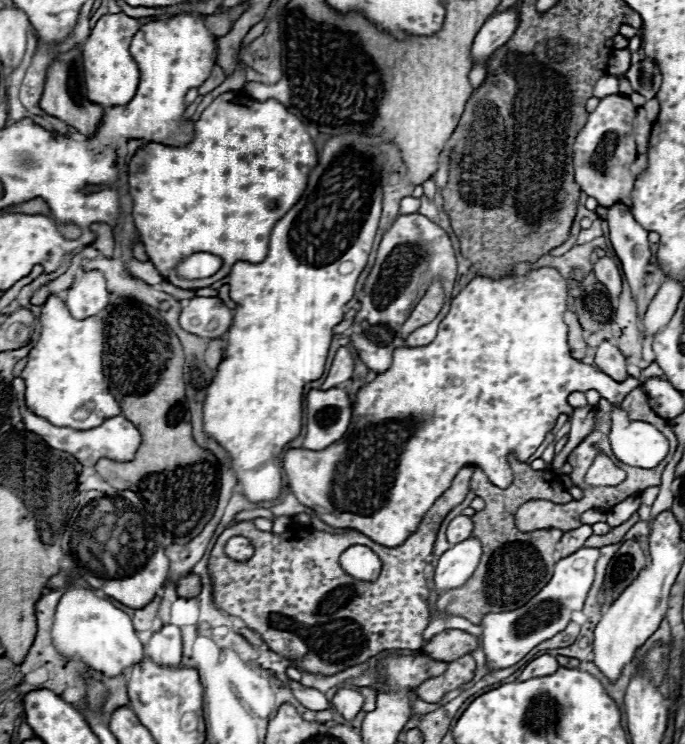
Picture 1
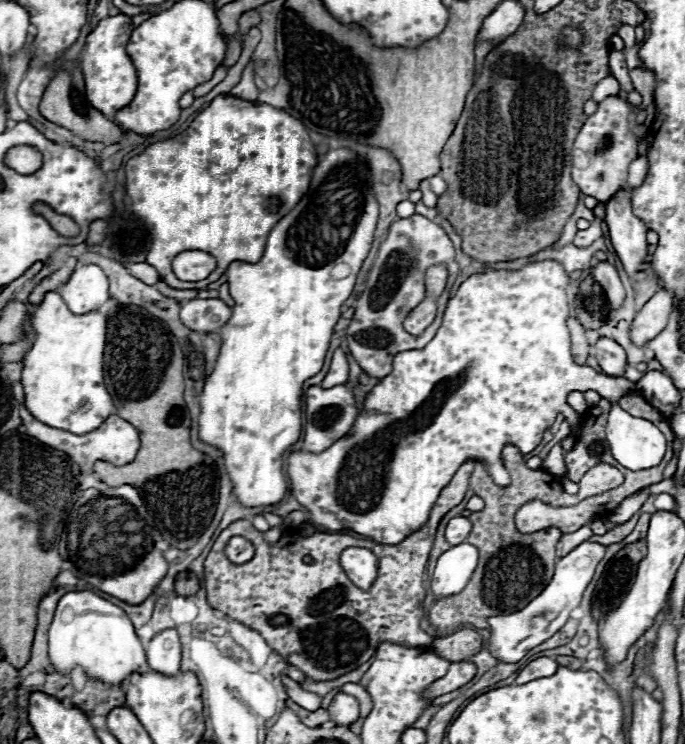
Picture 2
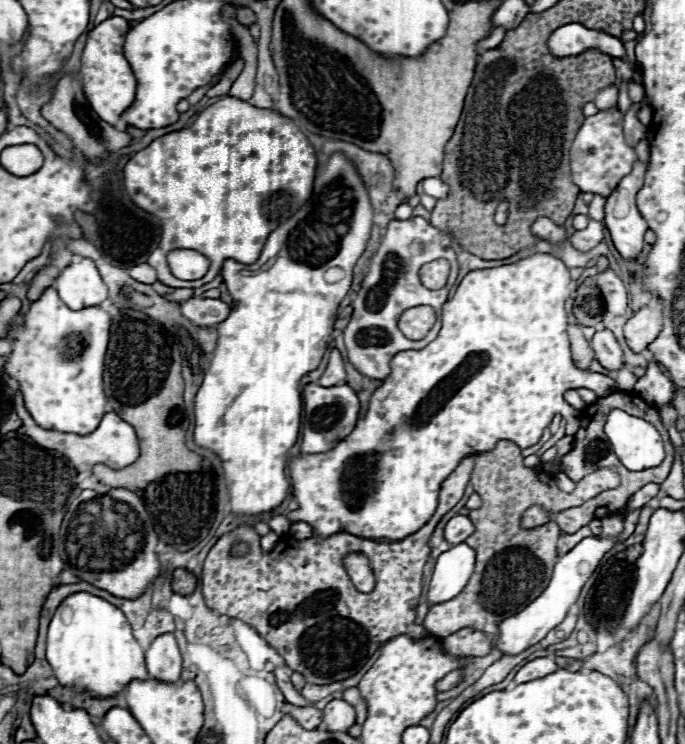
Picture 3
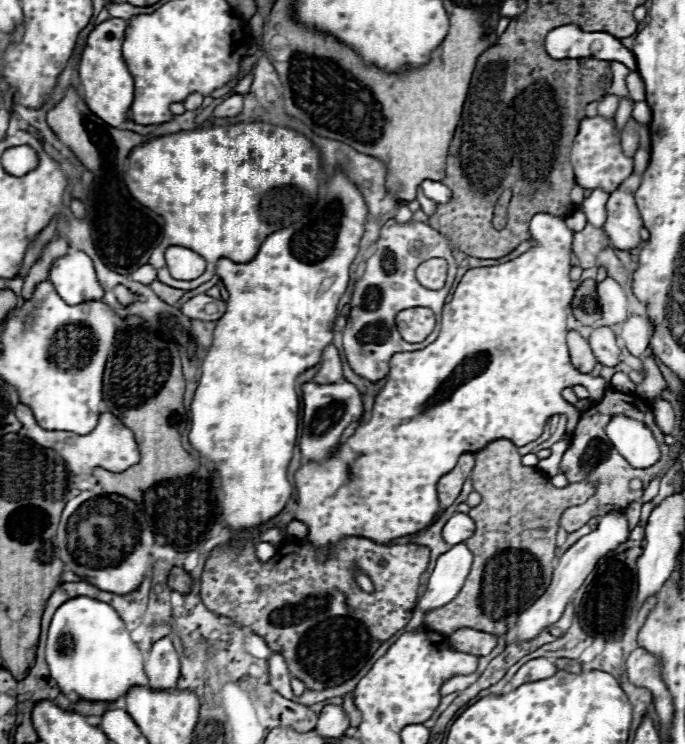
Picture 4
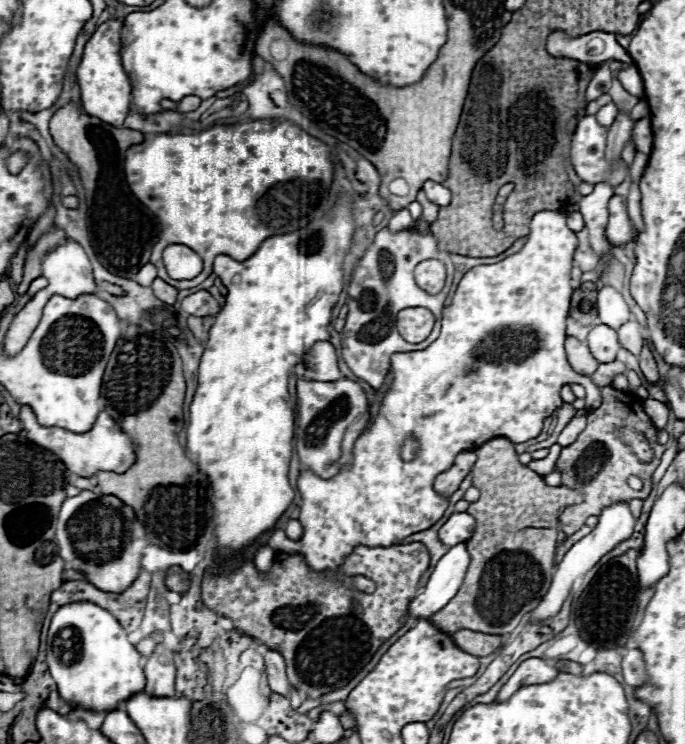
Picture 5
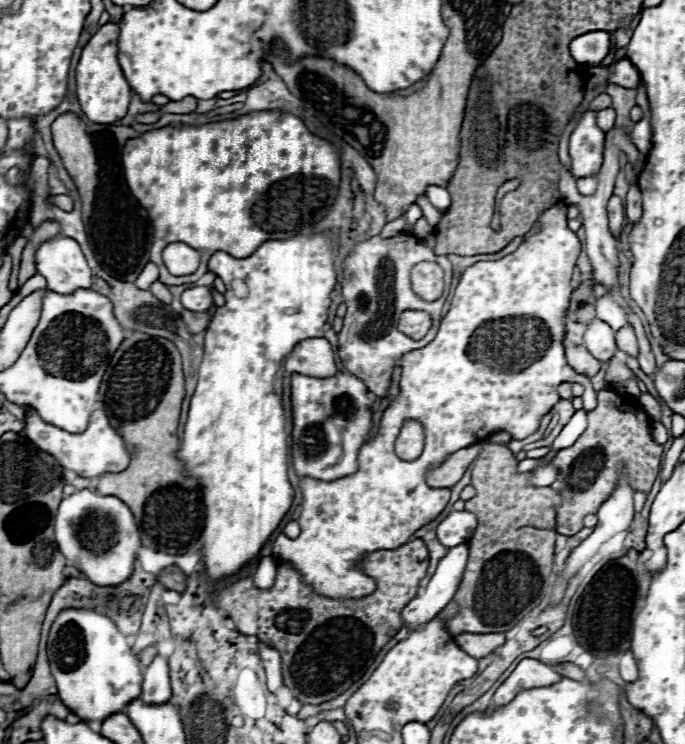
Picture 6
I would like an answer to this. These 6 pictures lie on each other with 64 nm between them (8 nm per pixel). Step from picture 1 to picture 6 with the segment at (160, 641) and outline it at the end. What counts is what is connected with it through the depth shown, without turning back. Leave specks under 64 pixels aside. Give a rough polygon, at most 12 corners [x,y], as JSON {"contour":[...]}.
{"contour":[[156,656],[144,672],[140,700],[166,704],[168,662]]}

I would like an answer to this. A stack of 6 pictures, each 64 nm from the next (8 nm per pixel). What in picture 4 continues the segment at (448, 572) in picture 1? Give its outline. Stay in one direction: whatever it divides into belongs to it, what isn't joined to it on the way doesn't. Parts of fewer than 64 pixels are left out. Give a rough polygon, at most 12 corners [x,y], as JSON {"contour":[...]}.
{"contour":[[456,544],[436,562],[416,608],[430,612],[464,586],[472,552]]}

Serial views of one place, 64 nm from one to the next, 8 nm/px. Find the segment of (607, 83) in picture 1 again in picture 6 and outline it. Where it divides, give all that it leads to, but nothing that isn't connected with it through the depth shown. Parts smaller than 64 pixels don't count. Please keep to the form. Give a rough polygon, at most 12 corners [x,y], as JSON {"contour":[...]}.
{"contour":[[612,108],[598,112],[598,128],[604,132],[614,128]]}

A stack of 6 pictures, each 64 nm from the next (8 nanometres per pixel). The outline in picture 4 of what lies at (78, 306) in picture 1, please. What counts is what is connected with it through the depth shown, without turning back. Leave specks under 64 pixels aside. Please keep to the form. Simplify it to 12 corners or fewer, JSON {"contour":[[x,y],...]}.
{"contour":[[76,248],[48,280],[68,304],[100,300],[92,260]]}

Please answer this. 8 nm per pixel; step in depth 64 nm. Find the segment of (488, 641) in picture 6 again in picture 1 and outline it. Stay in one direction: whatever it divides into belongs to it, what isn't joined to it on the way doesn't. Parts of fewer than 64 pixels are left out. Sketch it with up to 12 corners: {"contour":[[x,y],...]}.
{"contour":[[444,630],[424,646],[434,660],[448,662],[474,652],[478,636]]}

